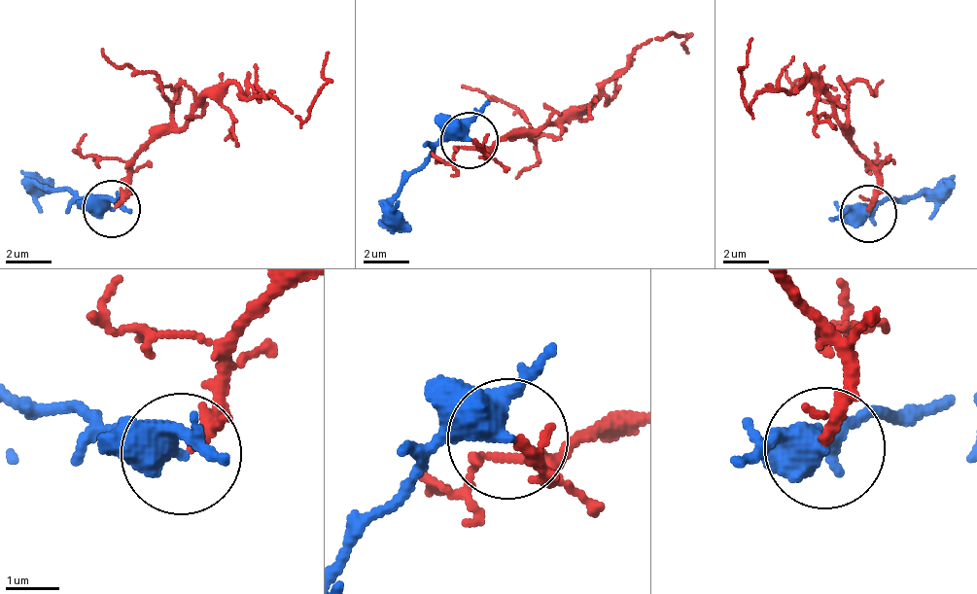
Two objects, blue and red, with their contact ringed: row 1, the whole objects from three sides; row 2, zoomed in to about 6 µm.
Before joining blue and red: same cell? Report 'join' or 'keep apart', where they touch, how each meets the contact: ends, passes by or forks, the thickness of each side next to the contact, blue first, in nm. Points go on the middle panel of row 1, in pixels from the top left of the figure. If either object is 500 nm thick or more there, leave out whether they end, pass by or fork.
keep apart | (470, 140) | blue passes by | red ends | 400/220 nm

